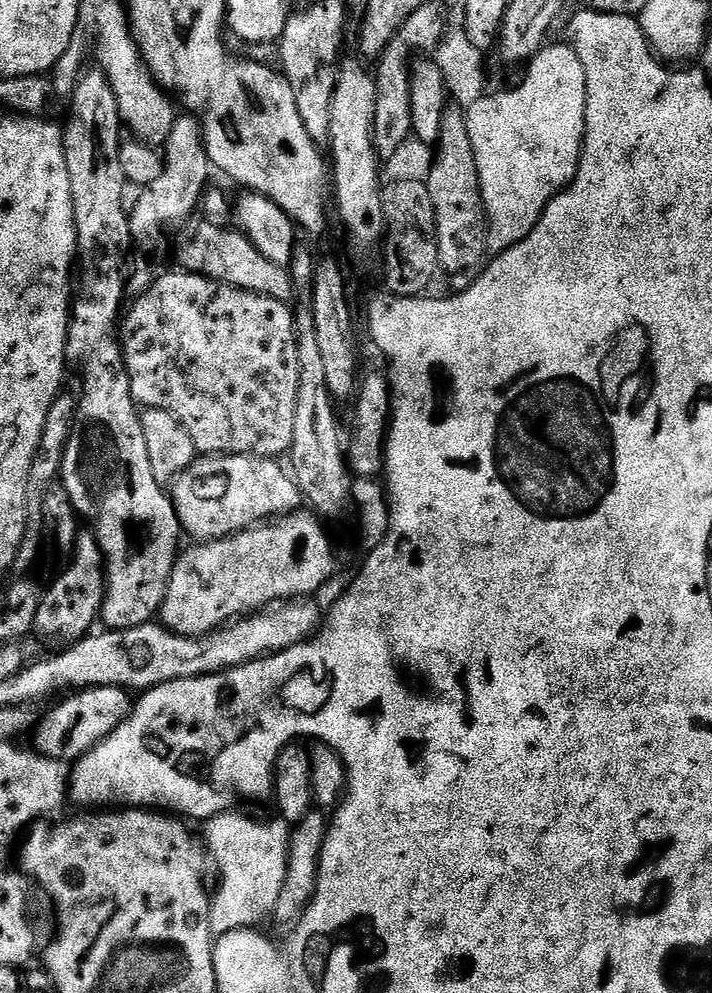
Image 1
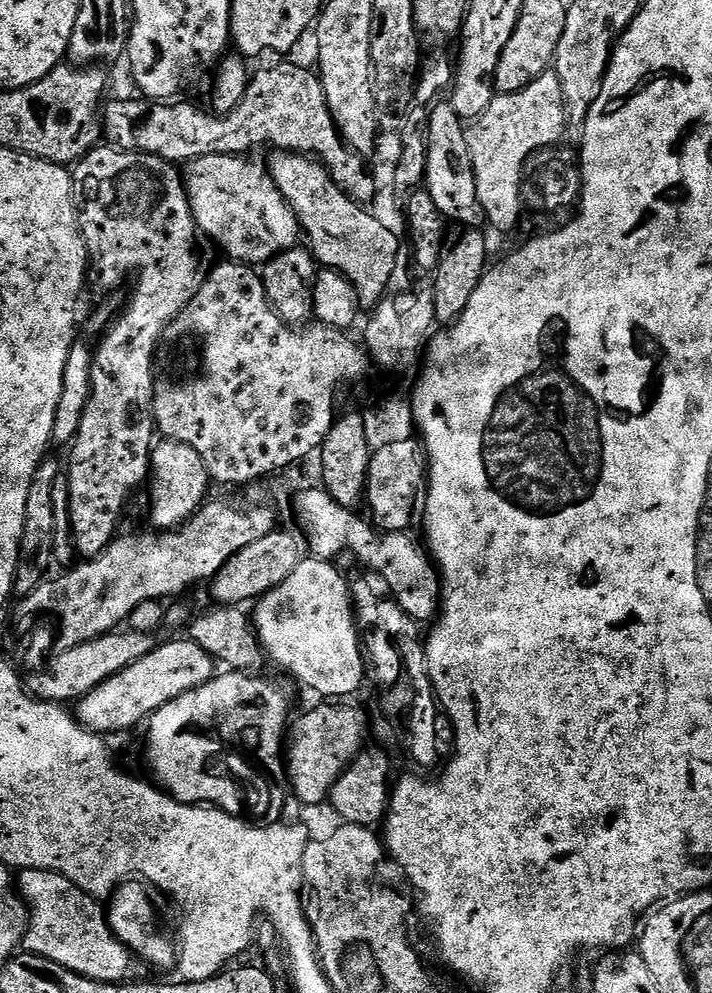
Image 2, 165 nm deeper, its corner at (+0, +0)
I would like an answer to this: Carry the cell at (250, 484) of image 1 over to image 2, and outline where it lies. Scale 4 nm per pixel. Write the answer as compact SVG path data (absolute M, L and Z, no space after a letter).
M316 486L316 488L308 488L305 492L300 492L296 496L296 516L300 519L300 524L298 523L299 531L303 532L304 536L308 540L308 551L311 553L313 557L317 560L331 560L335 561L337 559L336 556L340 556L343 552L349 552L350 555L353 556L354 559L357 560L360 564L365 564L367 571L369 573L376 573L381 575L382 578L389 583L390 590L392 591L392 596L395 601L404 608L408 615L412 616L412 619L417 622L424 622L424 620L429 620L429 622L435 621L437 619L438 613L442 608L442 577L429 553L426 551L425 545L423 543L420 544L415 540L415 535L409 534L407 532L390 532L387 530L381 531L382 534L379 536L378 533L375 532L374 529L371 528L370 525L367 524L366 521L363 520L362 517L356 516L360 514L353 514L349 509L343 508L342 506L338 506L338 502L334 502L334 498L330 495L329 492L325 492L323 487Z

